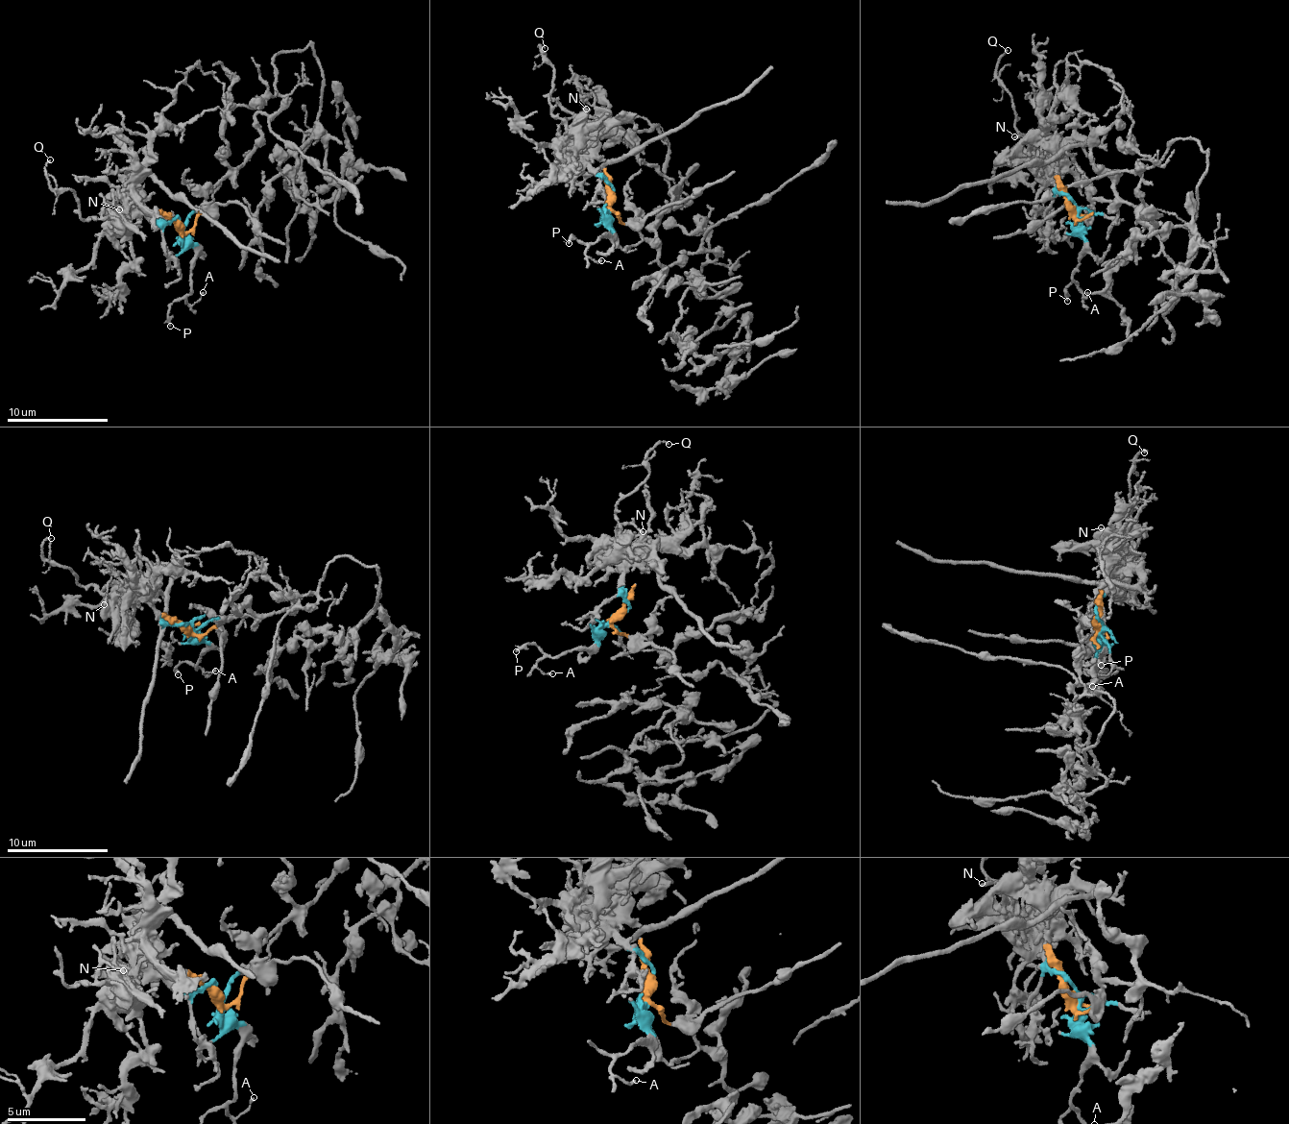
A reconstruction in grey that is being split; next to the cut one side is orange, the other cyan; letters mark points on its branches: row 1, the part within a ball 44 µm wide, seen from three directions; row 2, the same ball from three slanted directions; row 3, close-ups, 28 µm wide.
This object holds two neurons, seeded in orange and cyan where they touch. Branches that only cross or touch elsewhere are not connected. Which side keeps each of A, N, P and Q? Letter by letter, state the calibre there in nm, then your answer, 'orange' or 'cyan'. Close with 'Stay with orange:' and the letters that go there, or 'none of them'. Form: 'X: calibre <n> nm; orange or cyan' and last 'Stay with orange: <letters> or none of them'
A: calibre 160 nm; cyan
N: calibre 200 nm; cyan
P: calibre 240 nm; cyan
Q: calibre 130 nm; cyan
Stay with orange: none of them

